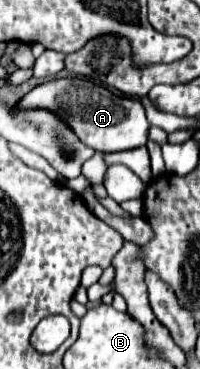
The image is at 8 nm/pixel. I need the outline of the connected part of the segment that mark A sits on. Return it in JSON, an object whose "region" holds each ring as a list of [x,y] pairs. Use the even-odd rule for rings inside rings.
{"region":[[[83,77],[73,79],[55,79],[49,83],[37,85],[33,91],[29,91],[19,105],[39,105],[45,109],[55,109],[67,125],[75,129],[79,139],[89,145],[95,151],[109,153],[109,151],[125,151],[125,149],[137,149],[143,147],[149,139],[149,127],[145,107],[139,99],[121,97],[119,93],[113,93],[107,87],[87,85]]]}

